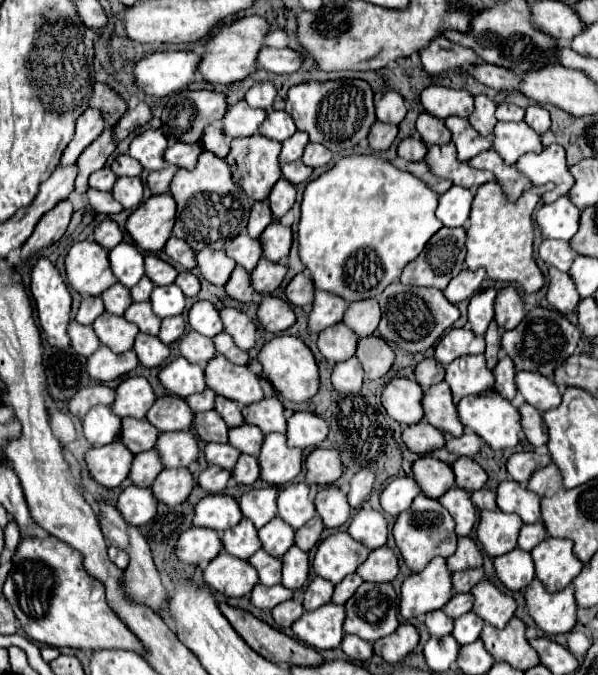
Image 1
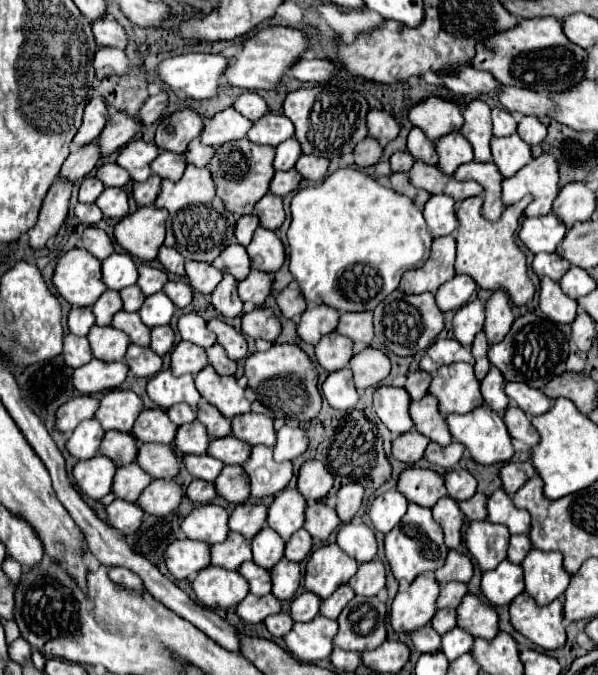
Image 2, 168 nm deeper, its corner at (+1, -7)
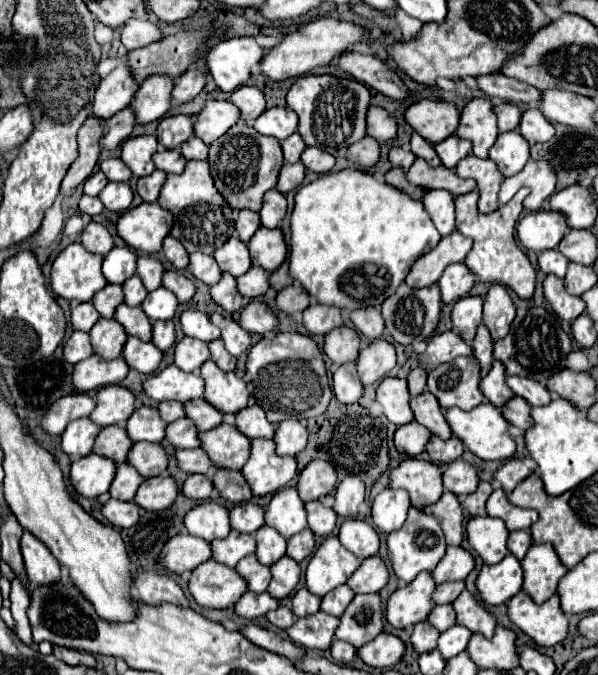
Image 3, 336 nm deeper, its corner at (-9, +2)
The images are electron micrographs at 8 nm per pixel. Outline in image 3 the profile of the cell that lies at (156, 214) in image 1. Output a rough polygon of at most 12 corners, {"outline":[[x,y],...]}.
{"outline":[[158,203],[128,209],[116,225],[128,247],[158,253],[172,213]]}

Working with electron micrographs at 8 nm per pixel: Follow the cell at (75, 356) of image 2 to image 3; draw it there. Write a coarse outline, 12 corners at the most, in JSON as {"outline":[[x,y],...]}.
{"outline":[[84,331],[64,343],[64,359],[76,365],[92,355]]}

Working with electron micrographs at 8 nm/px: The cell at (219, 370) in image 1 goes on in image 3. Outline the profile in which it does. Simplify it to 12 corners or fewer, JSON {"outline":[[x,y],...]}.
{"outline":[[204,361],[204,399],[222,413],[248,403],[248,387],[234,373]]}

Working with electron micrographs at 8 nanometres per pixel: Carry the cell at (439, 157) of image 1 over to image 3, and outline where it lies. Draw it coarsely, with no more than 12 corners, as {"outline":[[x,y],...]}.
{"outline":[[416,159],[406,179],[422,189],[464,195],[476,181],[460,179],[444,165],[432,169]]}

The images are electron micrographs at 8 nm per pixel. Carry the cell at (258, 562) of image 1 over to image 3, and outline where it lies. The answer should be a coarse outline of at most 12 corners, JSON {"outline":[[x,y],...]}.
{"outline":[[244,557],[236,571],[246,579],[248,591],[264,593],[270,585],[270,569]]}

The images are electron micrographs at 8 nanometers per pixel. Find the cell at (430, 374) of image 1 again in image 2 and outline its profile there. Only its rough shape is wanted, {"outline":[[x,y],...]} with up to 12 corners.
{"outline":[[428,372],[408,374],[404,388],[412,400],[428,394],[432,376]]}

